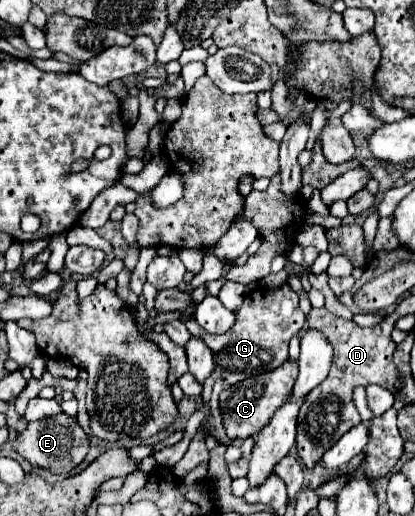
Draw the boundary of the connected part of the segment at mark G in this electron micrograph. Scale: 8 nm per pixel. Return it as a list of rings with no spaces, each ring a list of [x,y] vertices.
[[[287,283],[277,289],[269,289],[261,285],[255,291],[247,293],[241,309],[235,311],[237,321],[229,333],[225,335],[205,333],[205,329],[201,329],[195,319],[189,319],[185,325],[191,335],[201,337],[209,345],[209,349],[213,351],[215,371],[223,377],[223,381],[233,385],[243,381],[245,377],[271,371],[277,365],[285,363],[285,359],[289,357],[287,353],[289,339],[297,335],[305,325],[305,315],[297,303],[299,303],[299,295]]]

